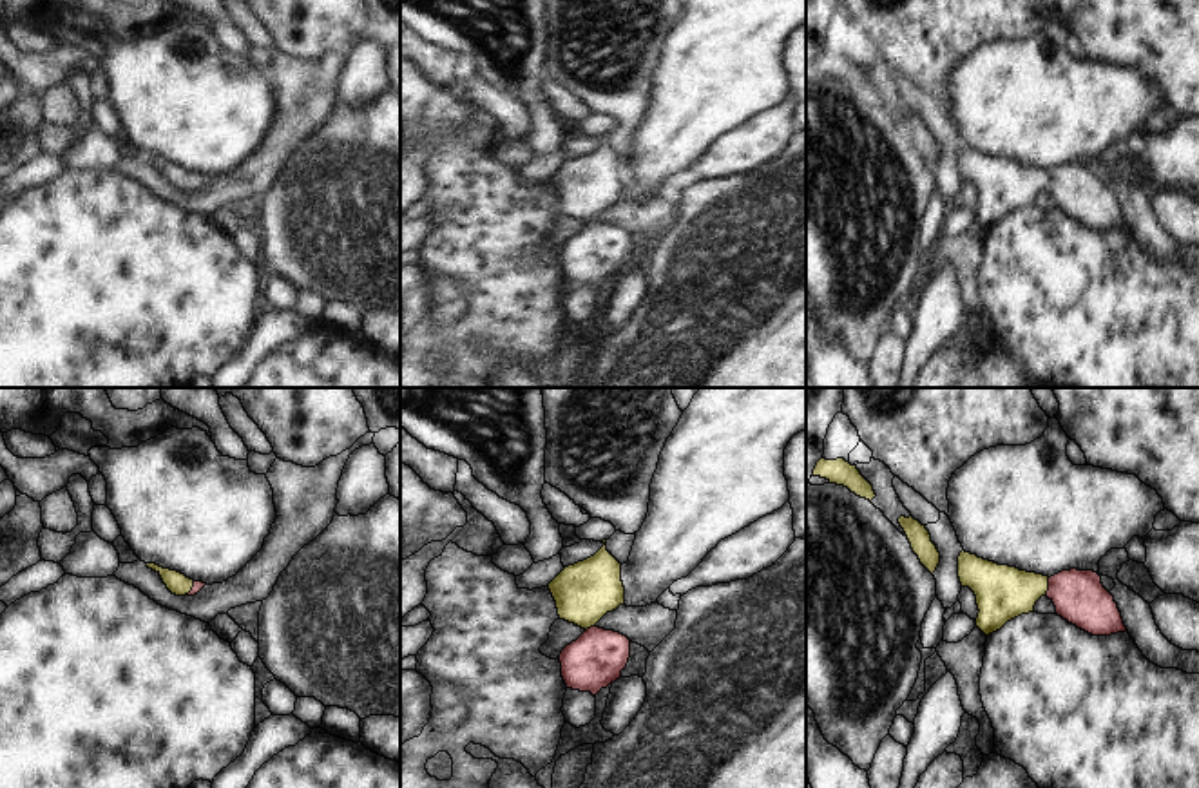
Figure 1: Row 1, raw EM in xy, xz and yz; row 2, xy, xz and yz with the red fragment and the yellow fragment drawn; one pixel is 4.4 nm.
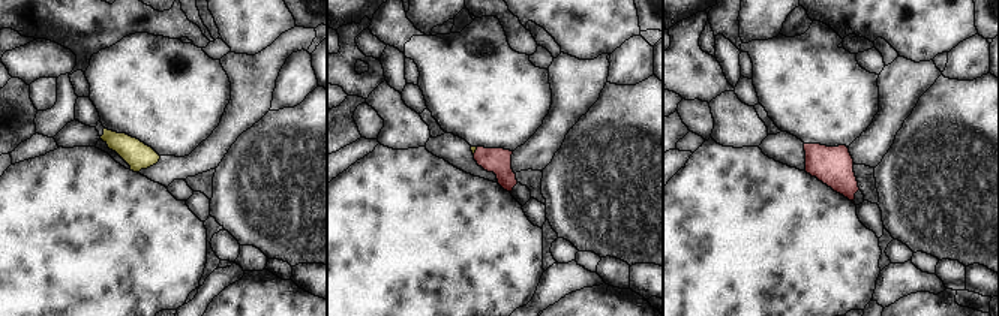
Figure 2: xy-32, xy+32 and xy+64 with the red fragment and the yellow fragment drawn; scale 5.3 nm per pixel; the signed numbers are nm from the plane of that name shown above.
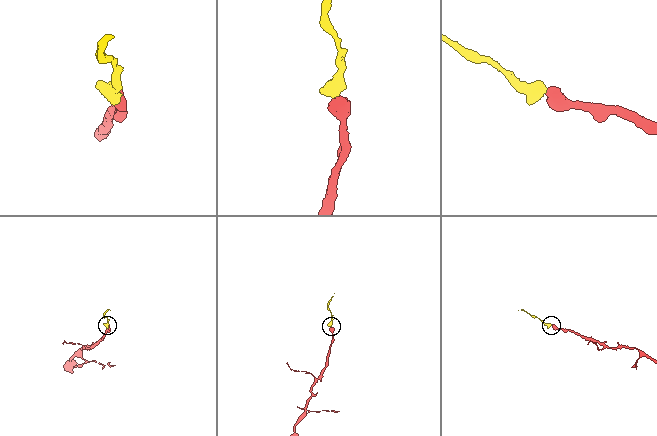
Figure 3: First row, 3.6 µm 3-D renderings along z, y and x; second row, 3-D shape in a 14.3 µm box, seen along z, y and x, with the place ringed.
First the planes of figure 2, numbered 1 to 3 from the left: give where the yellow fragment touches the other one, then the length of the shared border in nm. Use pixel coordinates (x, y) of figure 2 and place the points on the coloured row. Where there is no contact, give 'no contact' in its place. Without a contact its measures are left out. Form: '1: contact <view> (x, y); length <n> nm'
1: no contact
2: contact xy+32 (476, 150); length 50 nm
3: no contact

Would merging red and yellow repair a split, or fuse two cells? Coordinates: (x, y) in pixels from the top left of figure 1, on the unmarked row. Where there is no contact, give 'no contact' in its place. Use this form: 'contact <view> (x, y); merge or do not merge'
contact yz (1049, 182); merge

